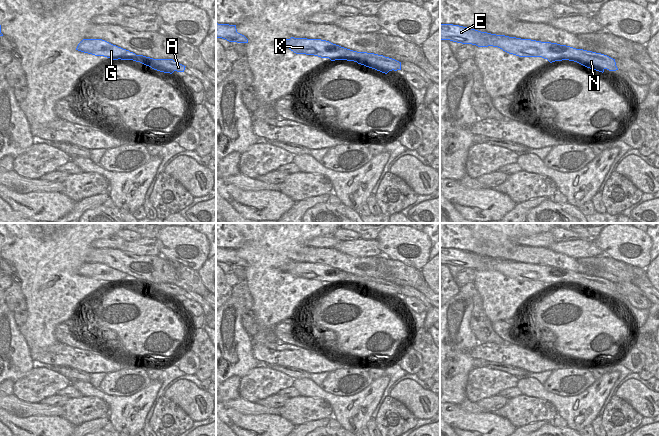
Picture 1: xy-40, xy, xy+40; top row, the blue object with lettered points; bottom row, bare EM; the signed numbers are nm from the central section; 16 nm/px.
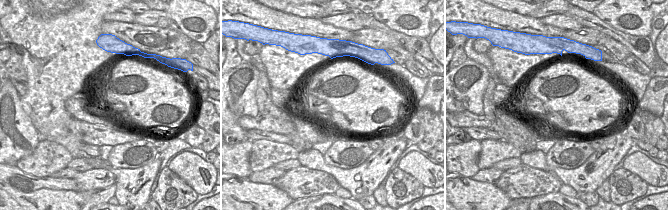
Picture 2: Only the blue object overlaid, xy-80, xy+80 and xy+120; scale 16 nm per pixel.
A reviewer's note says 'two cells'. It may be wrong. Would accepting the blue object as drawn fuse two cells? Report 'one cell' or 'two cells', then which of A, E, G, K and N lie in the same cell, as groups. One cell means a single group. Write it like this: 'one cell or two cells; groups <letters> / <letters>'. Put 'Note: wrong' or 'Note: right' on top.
Note: right
two cells; groups A N / E G K

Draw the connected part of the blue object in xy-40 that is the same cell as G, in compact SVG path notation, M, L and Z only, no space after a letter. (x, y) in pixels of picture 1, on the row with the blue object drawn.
M83 39L76 50L95 56L104 56L110 60L124 60L122 56L128 51L102 39Z

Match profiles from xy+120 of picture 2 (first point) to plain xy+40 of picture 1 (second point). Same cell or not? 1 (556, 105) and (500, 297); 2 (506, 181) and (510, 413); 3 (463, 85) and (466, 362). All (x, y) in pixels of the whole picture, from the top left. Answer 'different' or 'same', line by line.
1: different
2: same
3: same

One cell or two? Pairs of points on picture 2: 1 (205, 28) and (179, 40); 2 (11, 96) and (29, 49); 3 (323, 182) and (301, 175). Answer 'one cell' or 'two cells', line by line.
1: two cells
2: two cells
3: one cell

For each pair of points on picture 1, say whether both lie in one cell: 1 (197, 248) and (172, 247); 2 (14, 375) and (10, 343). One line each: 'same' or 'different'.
1: same
2: same

